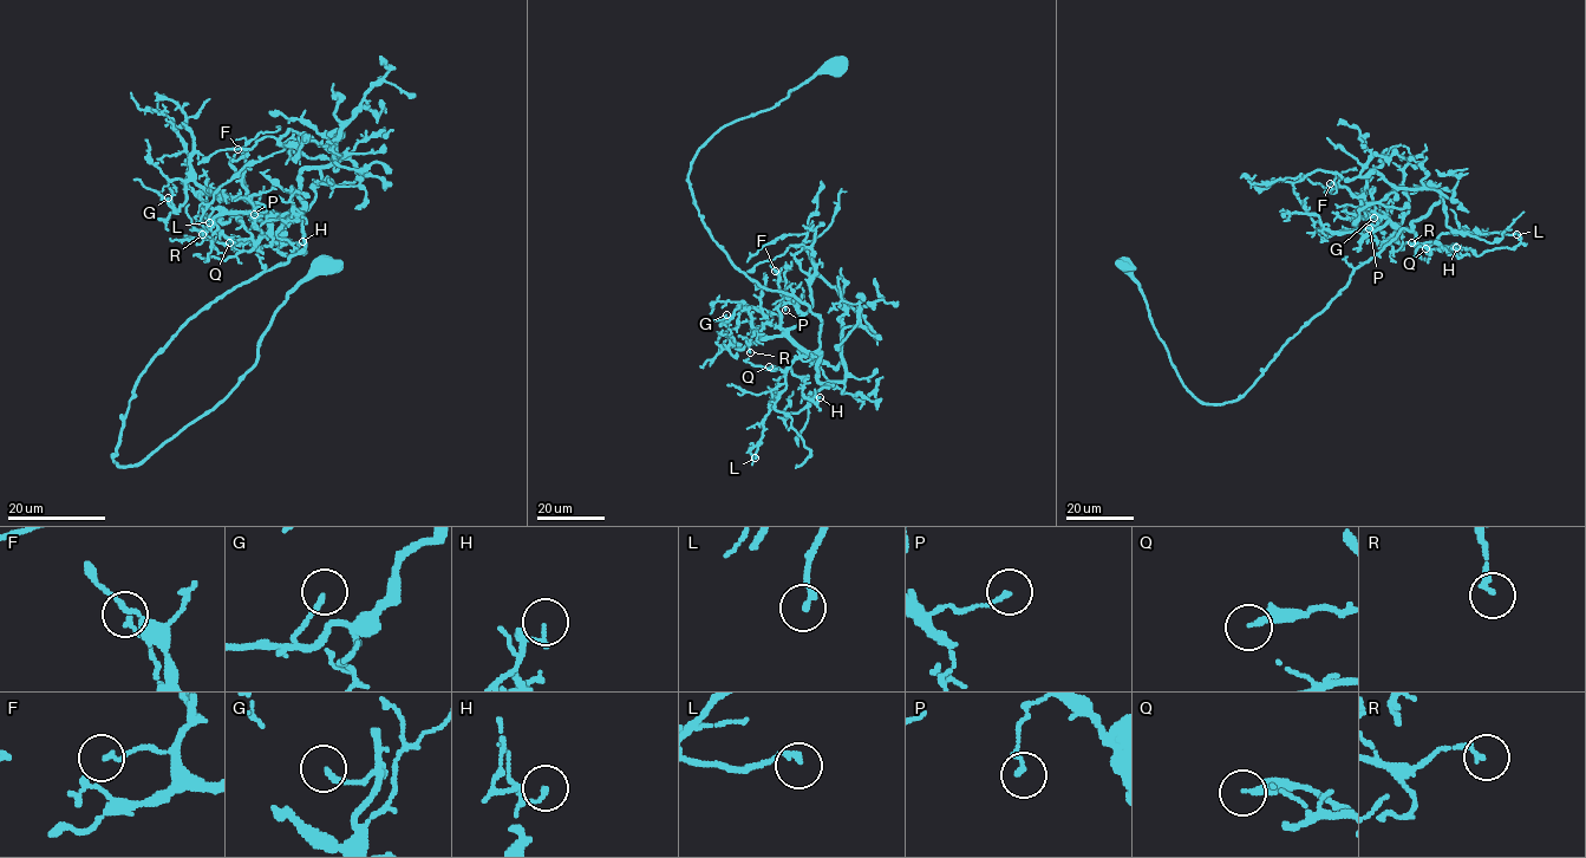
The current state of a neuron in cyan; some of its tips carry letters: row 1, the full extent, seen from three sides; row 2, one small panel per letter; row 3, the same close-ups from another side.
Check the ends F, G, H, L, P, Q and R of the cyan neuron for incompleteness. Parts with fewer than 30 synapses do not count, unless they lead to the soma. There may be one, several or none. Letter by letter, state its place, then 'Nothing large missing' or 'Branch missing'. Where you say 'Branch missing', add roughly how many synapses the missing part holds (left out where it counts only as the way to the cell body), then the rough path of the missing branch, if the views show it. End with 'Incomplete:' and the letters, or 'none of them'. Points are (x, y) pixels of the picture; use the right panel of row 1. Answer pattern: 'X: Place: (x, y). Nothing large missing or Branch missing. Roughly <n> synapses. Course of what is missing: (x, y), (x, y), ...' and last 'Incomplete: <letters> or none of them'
F: Place: (1330, 183). Nothing large missing
G: Place: (1374, 218). Nothing large missing
H: Place: (1456, 247). Nothing large missing
L: Place: (1516, 234). Nothing large missing
P: Place: (1369, 228). Nothing large missing
Q: Place: (1425, 248). Nothing large missing
R: Place: (1411, 242). Nothing large missing
Incomplete: none of them

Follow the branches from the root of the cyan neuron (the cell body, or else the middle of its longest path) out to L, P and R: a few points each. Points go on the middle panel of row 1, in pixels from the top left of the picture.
L: (836, 65), (722, 127), (687, 177), (729, 260), (821, 320), (820, 346), (776, 382), (755, 457)
P: (836, 65), (722, 127), (687, 177), (729, 260), (821, 320), (815, 351), (789, 336), (802, 313), (785, 310)
R: (836, 65), (722, 127), (690, 167), (694, 205), (729, 260), (821, 320), (814, 351), (755, 330), (750, 352)

